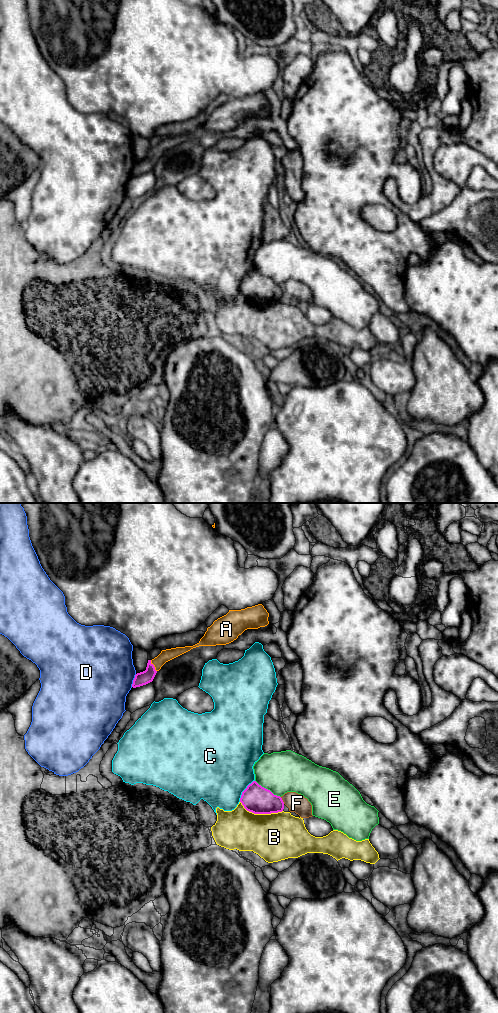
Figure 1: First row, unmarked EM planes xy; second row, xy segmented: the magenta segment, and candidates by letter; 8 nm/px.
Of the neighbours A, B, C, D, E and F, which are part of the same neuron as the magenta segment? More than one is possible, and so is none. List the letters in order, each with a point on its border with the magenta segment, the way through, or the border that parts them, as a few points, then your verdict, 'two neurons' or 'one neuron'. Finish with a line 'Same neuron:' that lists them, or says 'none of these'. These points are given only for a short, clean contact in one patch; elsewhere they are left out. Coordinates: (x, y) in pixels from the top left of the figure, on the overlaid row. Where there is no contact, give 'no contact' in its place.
A: xy (153, 666) | across xy (147, 676), (153, 666), (166, 655) | one neuron
B: xy (260, 813) | two neurons
C: xy (244, 790) | two neurons
D: xy (133, 680) | two neurons
E: xy (267, 789) | along xy (255, 780), (280, 797) | two neurons
F: xy (282, 800) | along xy (280, 797), (284, 803) | two neurons
Same neuron: A

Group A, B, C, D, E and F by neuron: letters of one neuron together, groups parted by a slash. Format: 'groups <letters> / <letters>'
groups A / B / C / D / E / F

